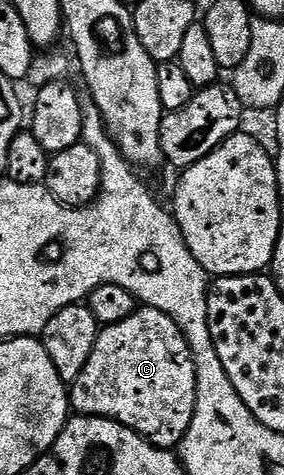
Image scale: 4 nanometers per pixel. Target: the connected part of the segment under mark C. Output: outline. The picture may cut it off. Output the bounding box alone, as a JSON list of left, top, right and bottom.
[71,306,197,450]

